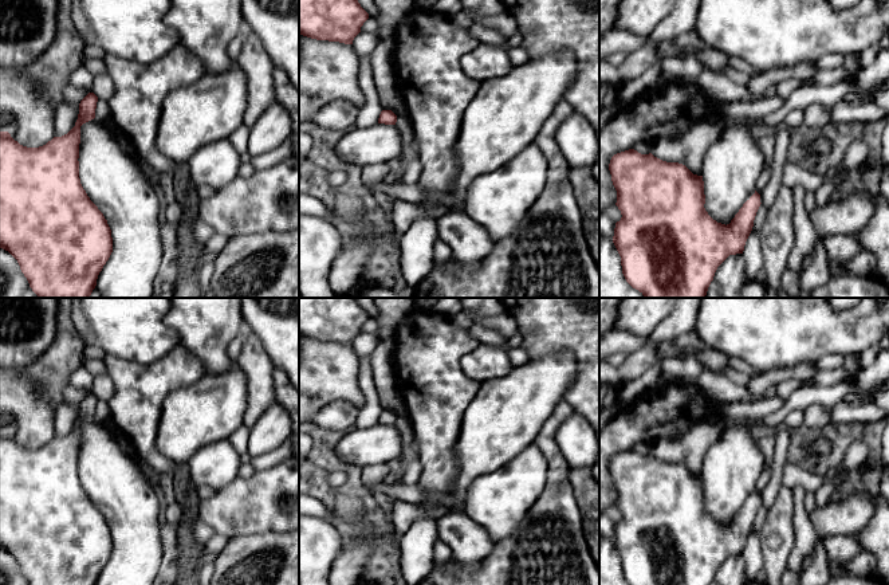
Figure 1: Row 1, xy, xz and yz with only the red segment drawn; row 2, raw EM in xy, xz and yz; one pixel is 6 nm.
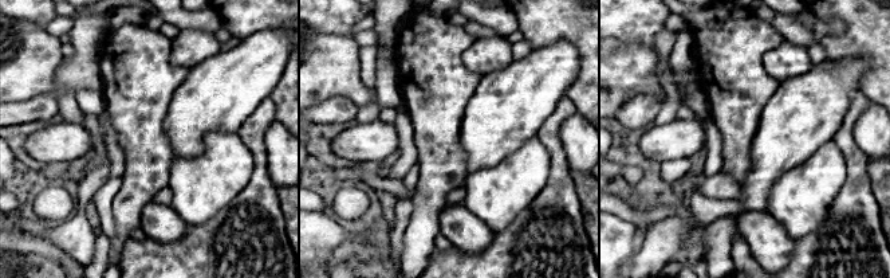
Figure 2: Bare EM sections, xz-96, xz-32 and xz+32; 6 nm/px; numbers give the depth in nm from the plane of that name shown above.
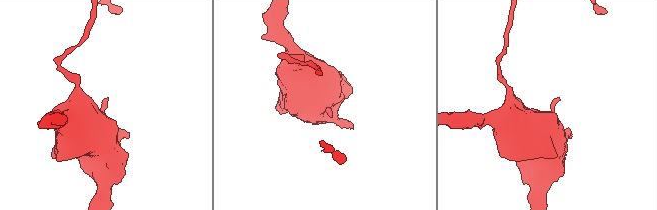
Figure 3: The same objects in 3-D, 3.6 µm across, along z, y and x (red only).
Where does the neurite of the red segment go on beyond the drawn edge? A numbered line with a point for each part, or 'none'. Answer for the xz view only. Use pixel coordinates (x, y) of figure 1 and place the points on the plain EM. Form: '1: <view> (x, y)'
none

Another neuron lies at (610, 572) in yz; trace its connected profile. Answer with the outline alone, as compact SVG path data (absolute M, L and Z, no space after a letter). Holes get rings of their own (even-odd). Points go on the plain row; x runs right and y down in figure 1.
M599 535L599 585L629 585L613 539Z

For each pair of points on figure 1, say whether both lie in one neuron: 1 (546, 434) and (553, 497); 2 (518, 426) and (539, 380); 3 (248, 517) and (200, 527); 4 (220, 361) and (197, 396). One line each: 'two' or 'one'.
1: one
2: one
3: two
4: two

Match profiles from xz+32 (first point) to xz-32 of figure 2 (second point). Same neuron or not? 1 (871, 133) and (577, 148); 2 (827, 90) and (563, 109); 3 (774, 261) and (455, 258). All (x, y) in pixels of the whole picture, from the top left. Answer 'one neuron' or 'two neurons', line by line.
1: one neuron
2: two neurons
3: two neurons

